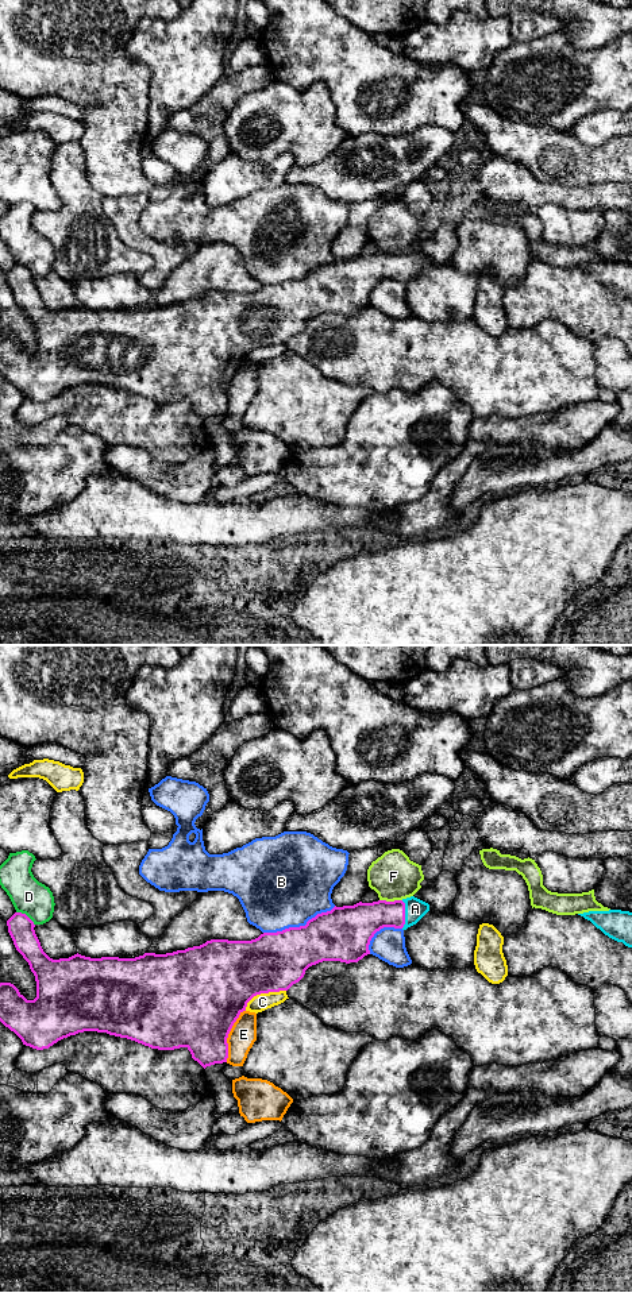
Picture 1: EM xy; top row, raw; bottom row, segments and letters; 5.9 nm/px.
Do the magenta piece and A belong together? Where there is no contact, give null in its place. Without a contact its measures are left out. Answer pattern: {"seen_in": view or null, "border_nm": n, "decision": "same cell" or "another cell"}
{"seen_in": "xy", "border_nm": 170, "decision": "same cell"}

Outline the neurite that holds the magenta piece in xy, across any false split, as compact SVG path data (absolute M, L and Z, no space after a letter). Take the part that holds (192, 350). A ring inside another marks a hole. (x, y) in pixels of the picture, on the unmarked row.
M415 248L394 254L359 254L354 258L335 258L331 263L309 271L305 278L263 285L251 293L211 292L185 302L166 306L144 305L135 310L90 310L77 305L59 312L53 312L43 304L34 282L34 274L26 266L15 265L7 273L8 285L16 302L28 314L35 328L36 350L27 352L14 336L0 335L0 374L14 383L23 397L36 402L49 401L58 393L78 385L97 383L127 390L158 402L186 400L192 410L205 421L227 414L228 386L254 348L288 343L304 329L309 319L323 313L358 314L370 306L369 297L377 283L384 279L406 282L428 263L429 256Z

